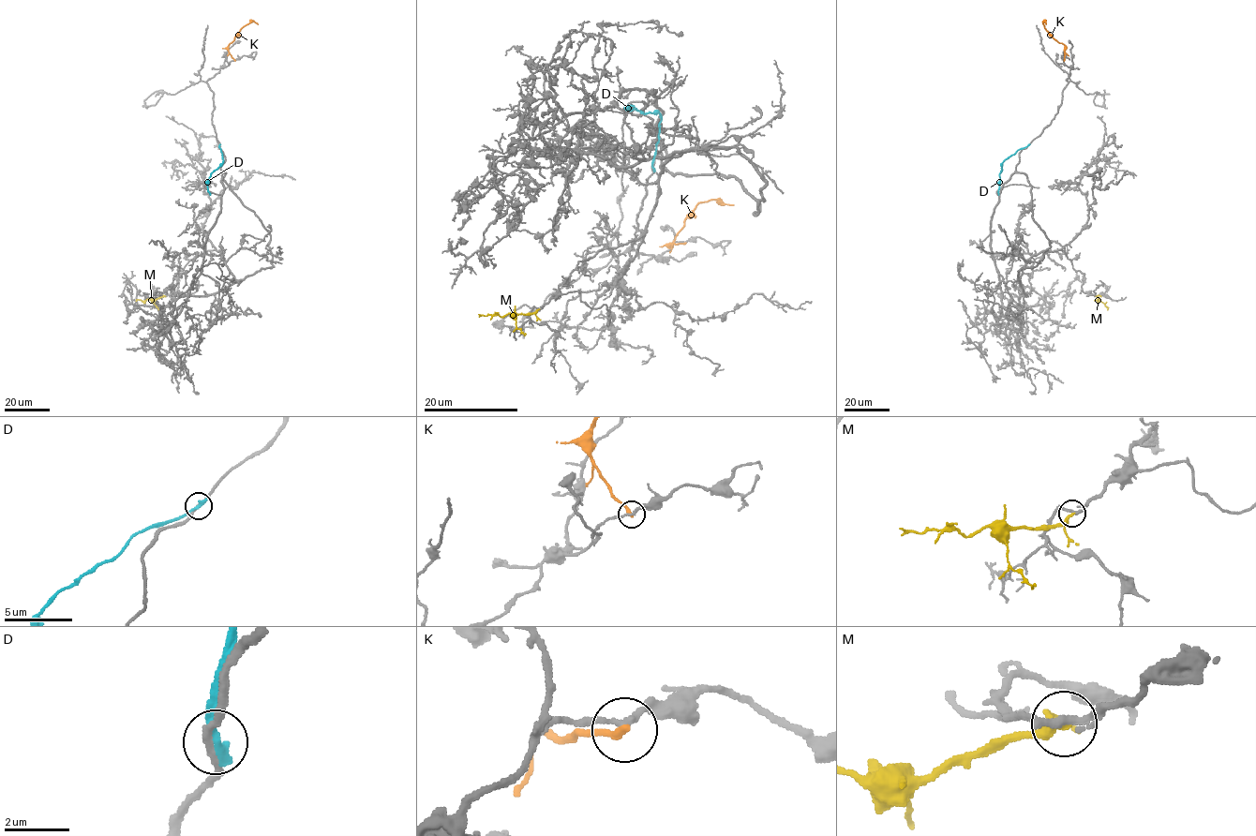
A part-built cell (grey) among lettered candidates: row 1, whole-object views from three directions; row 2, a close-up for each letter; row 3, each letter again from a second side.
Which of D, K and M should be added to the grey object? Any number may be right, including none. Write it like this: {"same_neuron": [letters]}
{"same_neuron": []}

